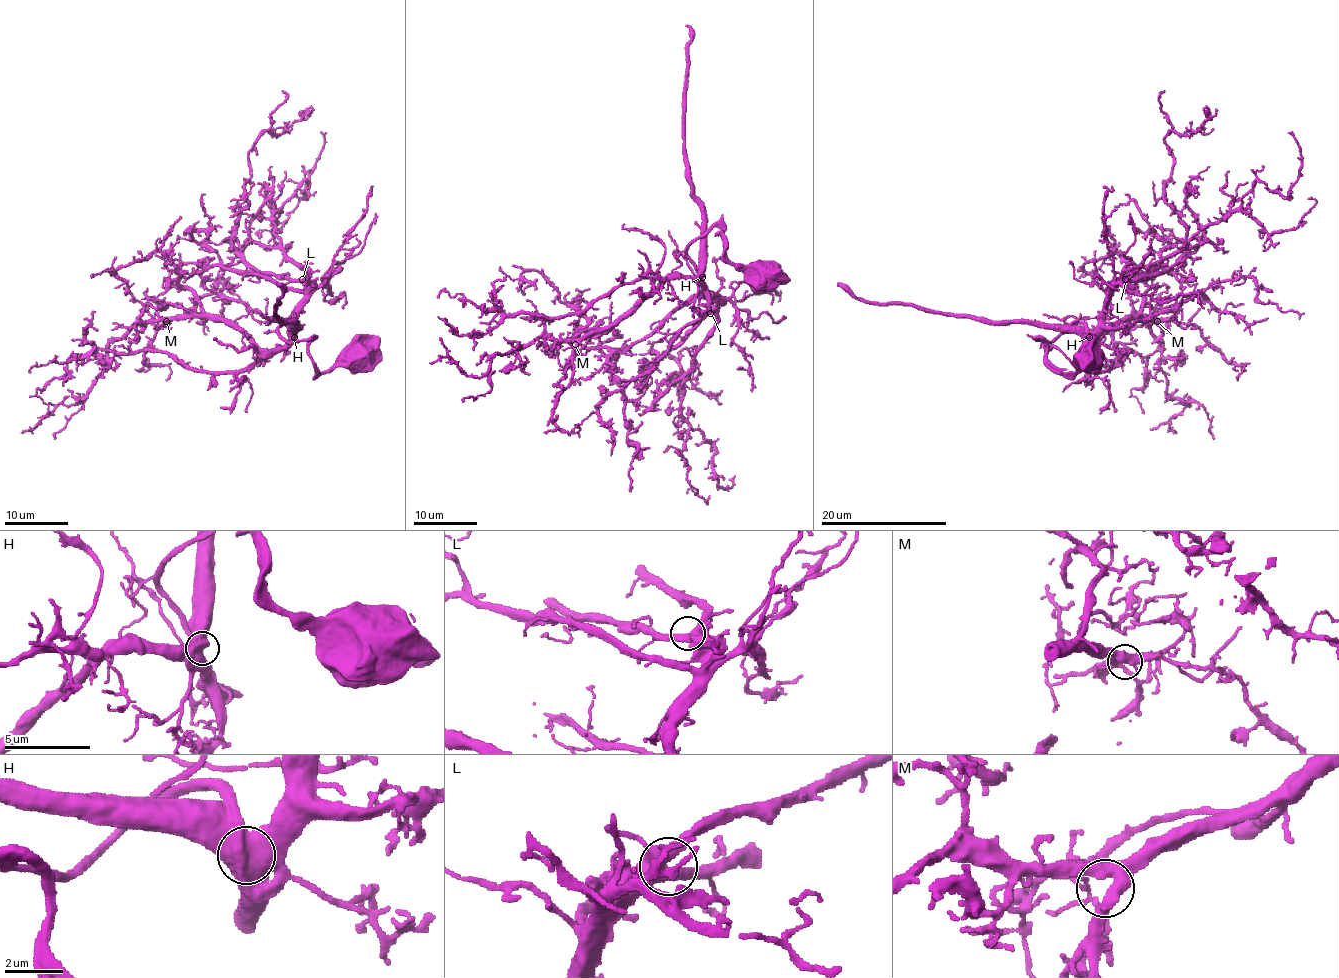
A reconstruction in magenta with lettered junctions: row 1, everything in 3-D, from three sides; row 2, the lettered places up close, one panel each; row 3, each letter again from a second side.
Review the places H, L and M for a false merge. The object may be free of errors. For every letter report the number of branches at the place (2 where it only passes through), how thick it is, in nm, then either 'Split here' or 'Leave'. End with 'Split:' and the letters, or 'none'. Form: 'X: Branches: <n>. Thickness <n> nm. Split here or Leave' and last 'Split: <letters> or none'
H: Branches: 2. Thickness 800 nm. Leave
L: Branches: 2. Thickness 480 nm. Leave
M: Branches: 3. Thickness 400 nm. Leave
Split: none

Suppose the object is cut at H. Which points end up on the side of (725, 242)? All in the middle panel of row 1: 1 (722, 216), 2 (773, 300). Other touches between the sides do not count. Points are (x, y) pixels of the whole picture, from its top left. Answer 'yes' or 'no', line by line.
1: yes
2: no

